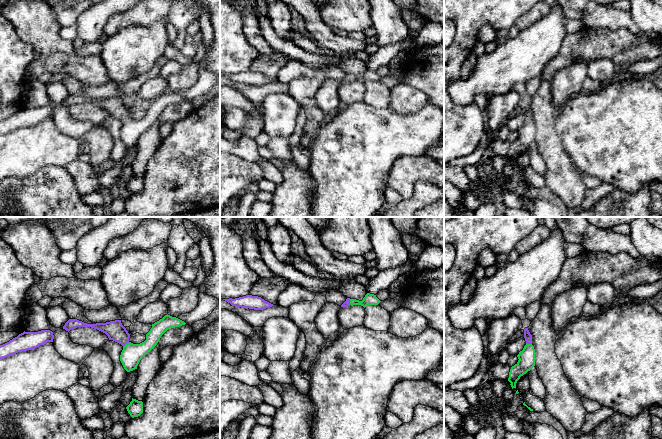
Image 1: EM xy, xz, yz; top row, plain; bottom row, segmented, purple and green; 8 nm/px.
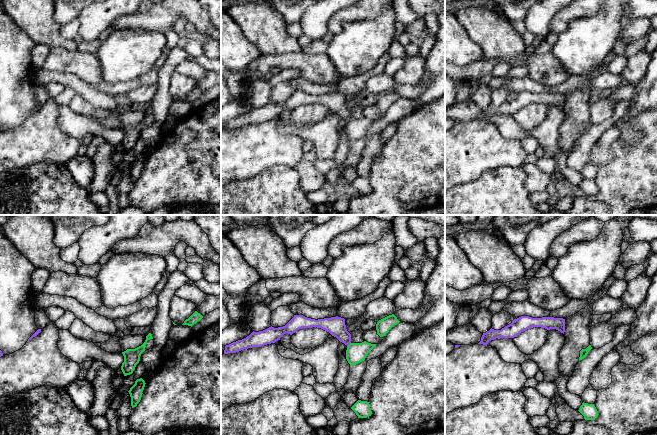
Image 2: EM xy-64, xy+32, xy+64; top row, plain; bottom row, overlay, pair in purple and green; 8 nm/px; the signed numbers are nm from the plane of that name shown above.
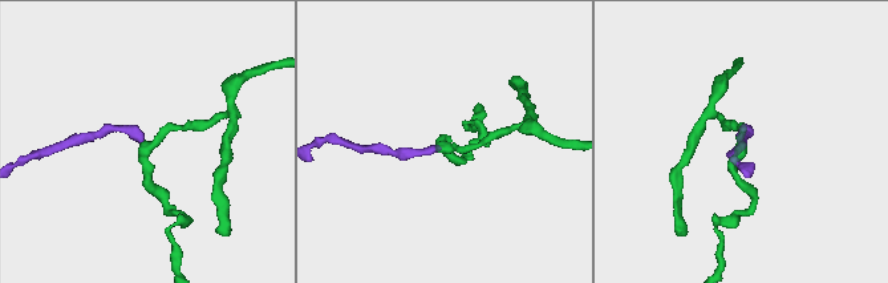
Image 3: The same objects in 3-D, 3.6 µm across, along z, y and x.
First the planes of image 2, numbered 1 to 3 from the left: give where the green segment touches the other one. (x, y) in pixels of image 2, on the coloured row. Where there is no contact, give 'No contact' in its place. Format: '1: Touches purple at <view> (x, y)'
1: No contact
2: Touches purple at xy+32 (349, 343)
3: No contact

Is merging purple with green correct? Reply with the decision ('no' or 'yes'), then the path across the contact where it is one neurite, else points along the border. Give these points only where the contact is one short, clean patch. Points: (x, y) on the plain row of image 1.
yes; runs through xy (115, 107), (126, 119), (131, 130)

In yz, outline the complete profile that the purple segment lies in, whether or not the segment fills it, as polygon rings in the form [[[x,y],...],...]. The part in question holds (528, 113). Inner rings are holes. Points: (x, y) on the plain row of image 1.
[[[528,104],[524,105],[524,114],[526,121],[523,126],[517,131],[518,138],[511,143],[509,148],[508,157],[511,159],[511,163],[516,164],[516,159],[521,152],[526,150],[535,142],[535,125],[532,121],[532,111],[530,110]]]

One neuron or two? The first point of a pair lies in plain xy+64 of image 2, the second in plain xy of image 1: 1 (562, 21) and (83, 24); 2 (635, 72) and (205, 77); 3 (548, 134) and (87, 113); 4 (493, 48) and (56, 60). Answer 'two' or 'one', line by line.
1: two
2: two
3: two
4: two

